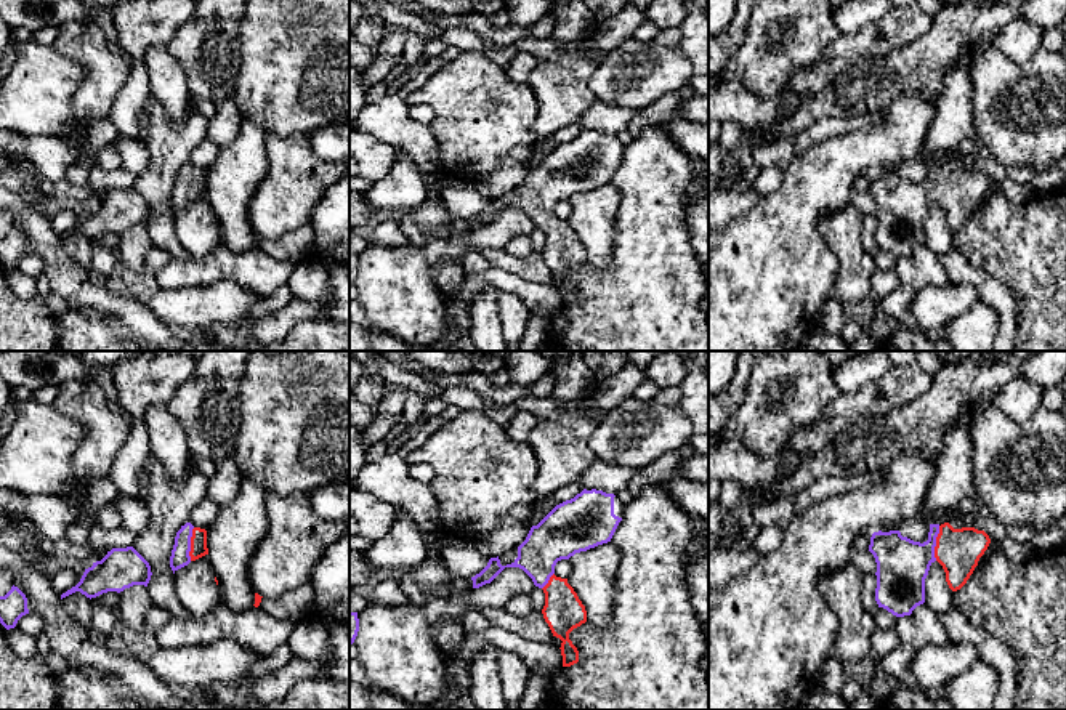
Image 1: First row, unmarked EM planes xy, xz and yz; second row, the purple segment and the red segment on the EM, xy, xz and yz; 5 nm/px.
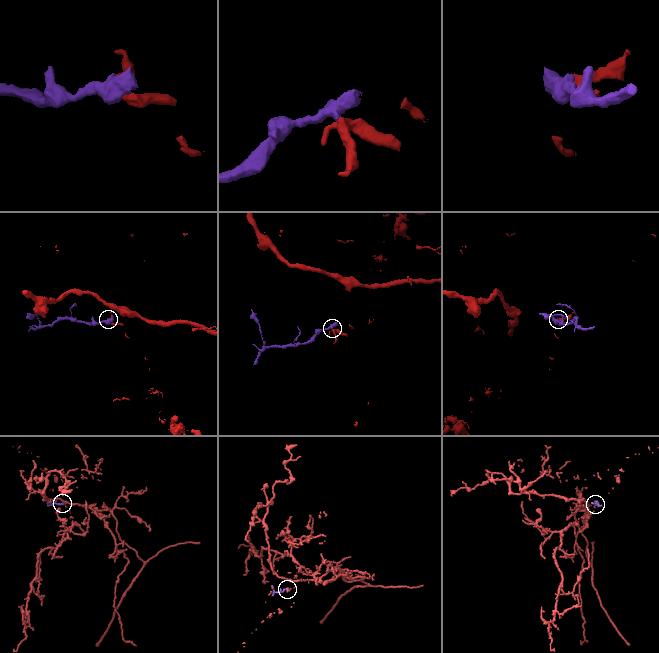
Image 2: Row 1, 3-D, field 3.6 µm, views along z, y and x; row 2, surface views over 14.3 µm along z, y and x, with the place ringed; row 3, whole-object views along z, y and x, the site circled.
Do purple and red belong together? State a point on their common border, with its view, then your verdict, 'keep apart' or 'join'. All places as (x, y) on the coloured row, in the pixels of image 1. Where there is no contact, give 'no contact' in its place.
meets purple in yz at (935, 544); join

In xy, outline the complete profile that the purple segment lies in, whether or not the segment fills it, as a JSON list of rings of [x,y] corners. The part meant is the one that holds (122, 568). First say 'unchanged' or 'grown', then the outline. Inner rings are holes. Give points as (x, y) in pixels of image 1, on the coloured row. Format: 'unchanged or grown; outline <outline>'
unchanged; outline [[[112,548],[101,559],[85,569],[80,582],[61,595],[61,599],[80,591],[87,598],[96,598],[107,591],[123,591],[133,585],[147,587],[151,580],[149,563],[133,548]]]

